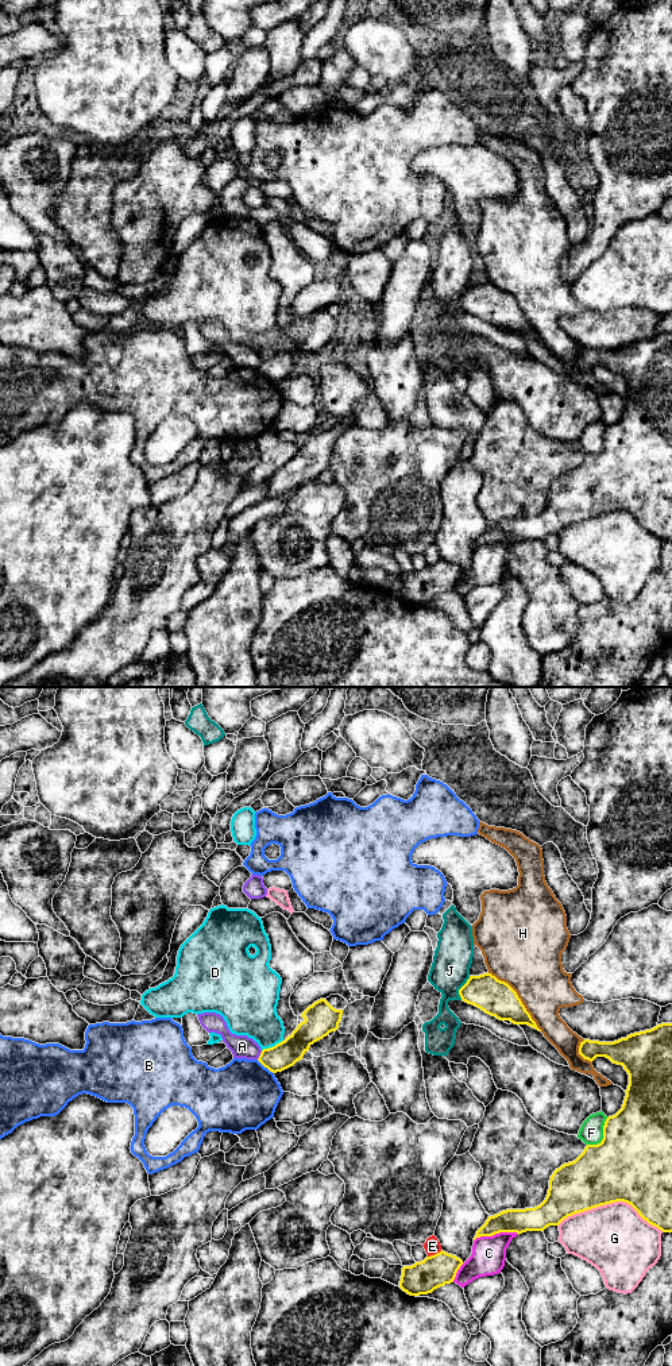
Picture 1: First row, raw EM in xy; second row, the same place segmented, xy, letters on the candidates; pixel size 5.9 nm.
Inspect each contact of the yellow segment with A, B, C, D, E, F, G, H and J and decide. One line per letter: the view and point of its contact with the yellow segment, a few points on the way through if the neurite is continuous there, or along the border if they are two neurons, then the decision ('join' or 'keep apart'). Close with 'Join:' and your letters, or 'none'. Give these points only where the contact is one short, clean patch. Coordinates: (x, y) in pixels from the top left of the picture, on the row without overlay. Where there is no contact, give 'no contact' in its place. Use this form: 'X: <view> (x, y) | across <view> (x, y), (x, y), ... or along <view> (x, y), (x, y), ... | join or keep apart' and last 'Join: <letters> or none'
A: xy (261, 363) | keep apart
B: xy (265, 375) | keep apart
C: xy (495, 541) | keep apart
D: xy (273, 355) | keep apart
E: xy (435, 563) | keep apart
F: xy (603, 446) | keep apart
G: xy (610, 512) | keep apart
H: xy (518, 307) | keep apart
J: xy (460, 297) | along xy (470, 285), (459, 298), (460, 308) | keep apart
Join: none

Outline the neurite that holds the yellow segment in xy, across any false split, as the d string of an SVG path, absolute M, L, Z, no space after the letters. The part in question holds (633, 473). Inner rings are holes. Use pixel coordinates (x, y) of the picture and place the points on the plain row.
M661 332L614 351L584 348L579 363L591 371L606 366L623 375L629 394L622 417L606 428L600 452L587 454L575 470L553 481L548 503L540 514L488 525L474 549L499 541L544 540L568 525L617 510L630 513L663 541L672 541L672 332Z

